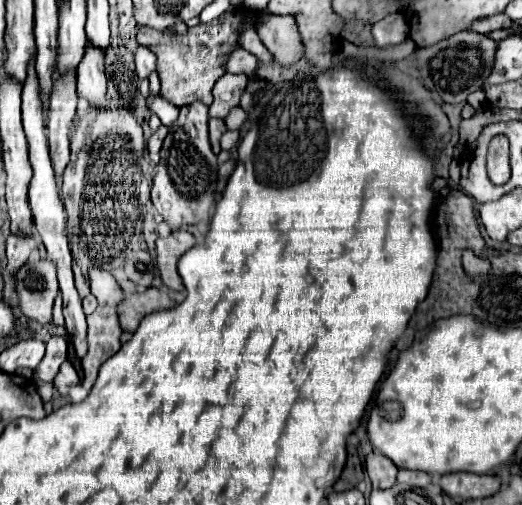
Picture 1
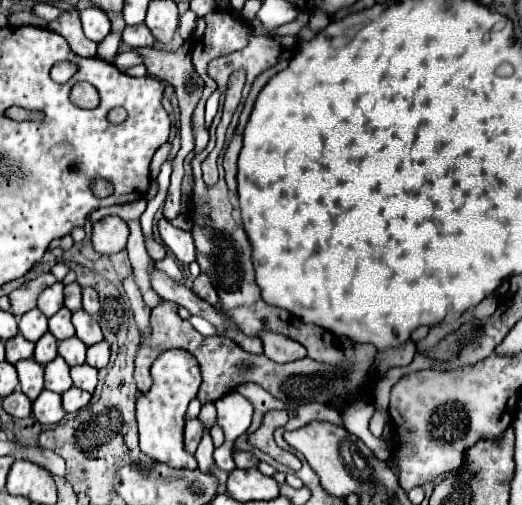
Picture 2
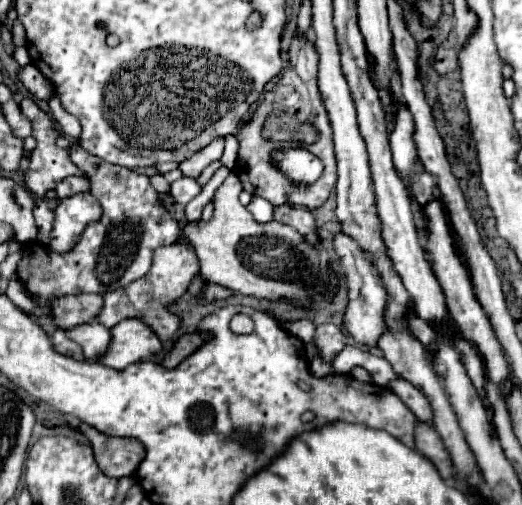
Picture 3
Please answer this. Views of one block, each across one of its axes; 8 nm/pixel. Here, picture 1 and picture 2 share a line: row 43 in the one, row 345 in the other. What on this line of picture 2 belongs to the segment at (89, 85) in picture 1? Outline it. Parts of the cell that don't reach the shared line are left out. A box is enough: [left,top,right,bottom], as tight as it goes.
[72,310,102,346]

